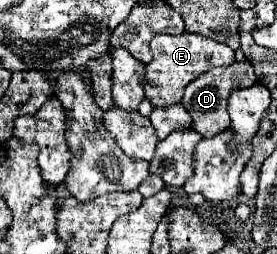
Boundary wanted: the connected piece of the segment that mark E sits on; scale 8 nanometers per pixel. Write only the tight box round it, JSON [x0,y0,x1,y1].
[143,32,235,108]

